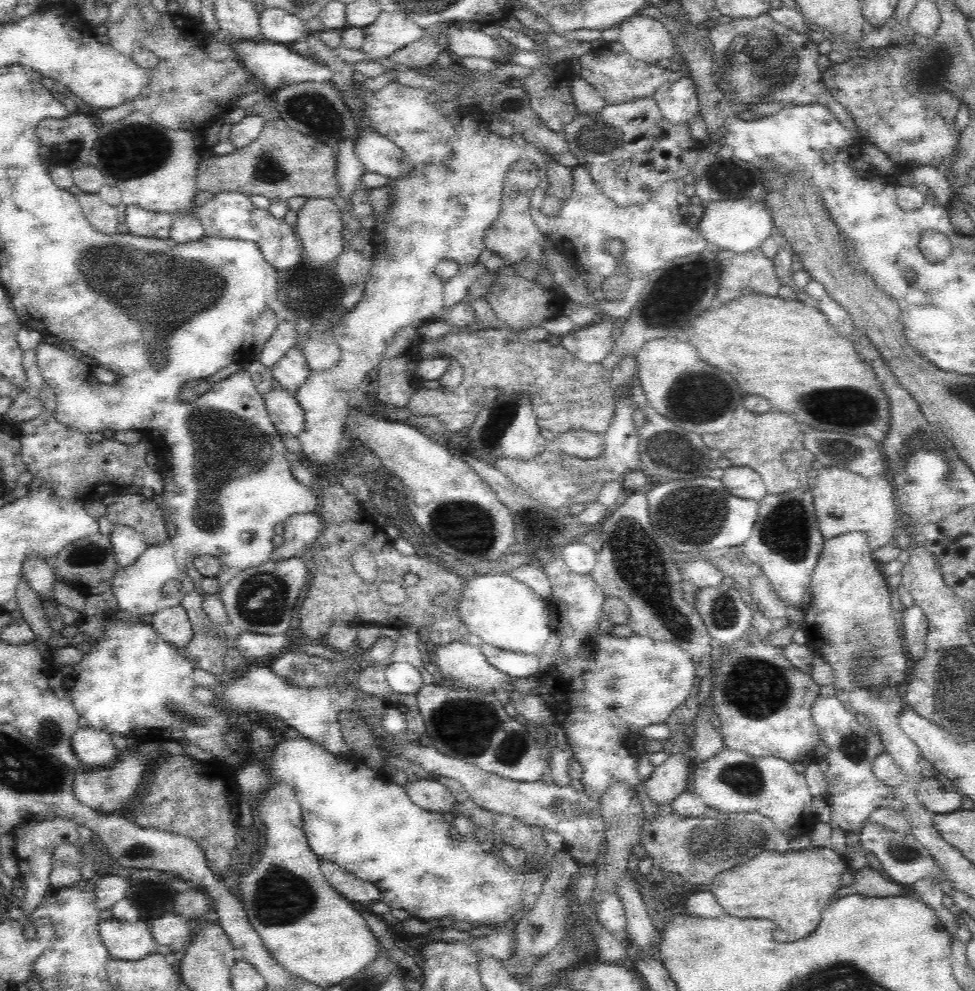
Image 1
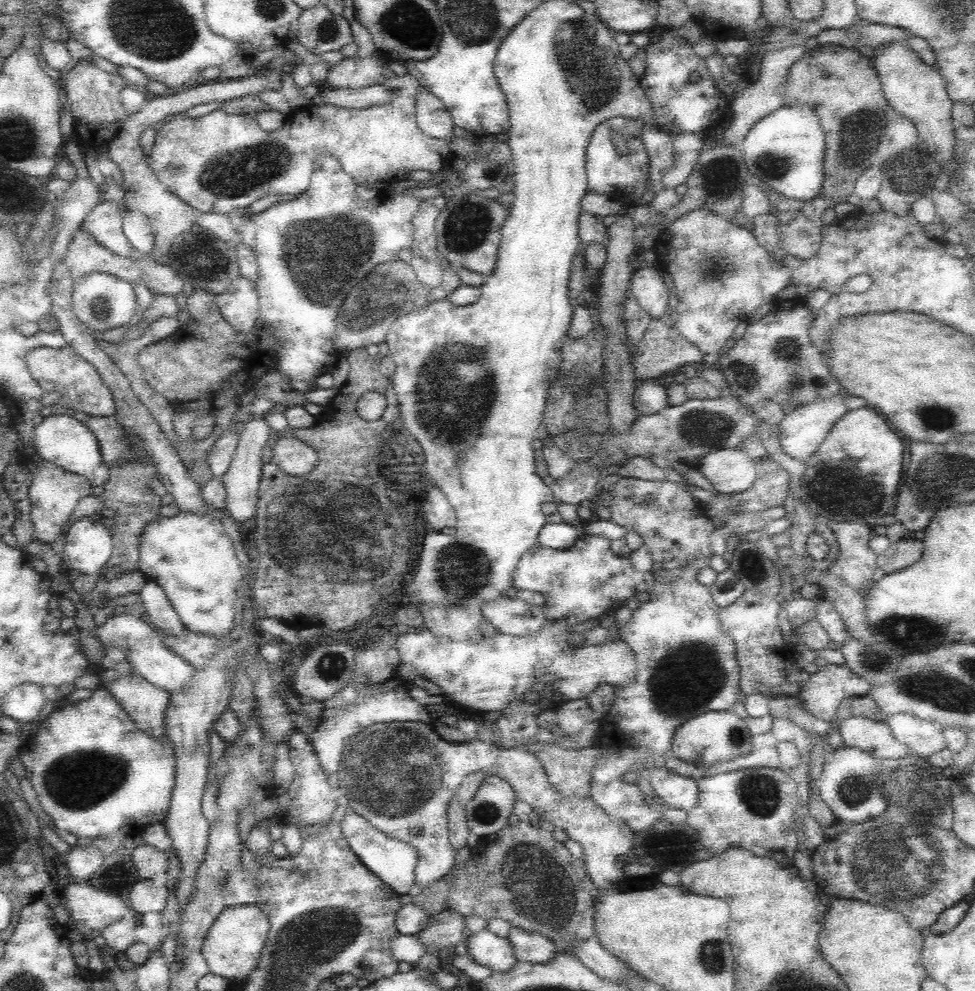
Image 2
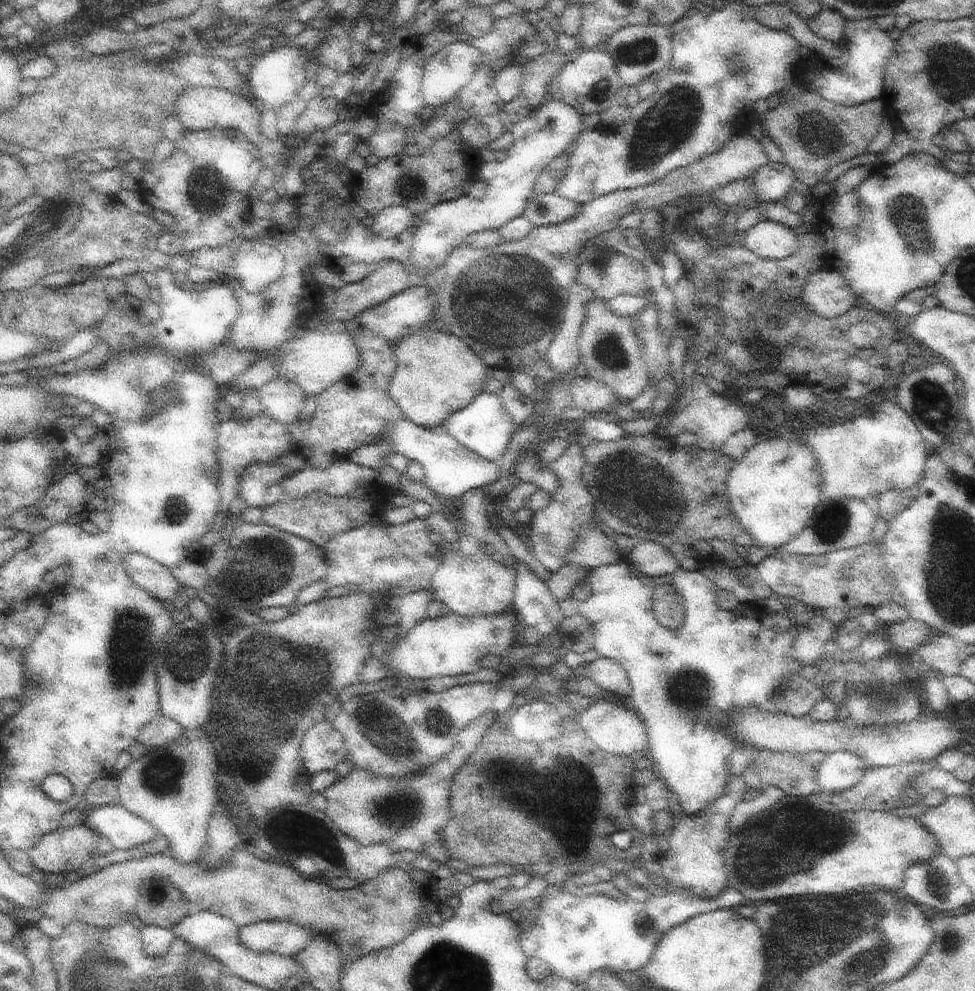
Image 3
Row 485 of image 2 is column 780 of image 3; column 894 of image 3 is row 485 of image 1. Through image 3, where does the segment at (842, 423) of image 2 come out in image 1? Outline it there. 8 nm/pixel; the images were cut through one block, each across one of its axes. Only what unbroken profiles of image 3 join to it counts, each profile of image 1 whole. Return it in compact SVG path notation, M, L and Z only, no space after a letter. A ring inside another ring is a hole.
M824 466L818 470L812 492L818 526L826 540L844 536L848 532L862 532L868 536L868 544L874 552L886 544L894 544L894 532L898 530L894 526L898 504L894 496L894 486L886 474L862 476L844 466Z

